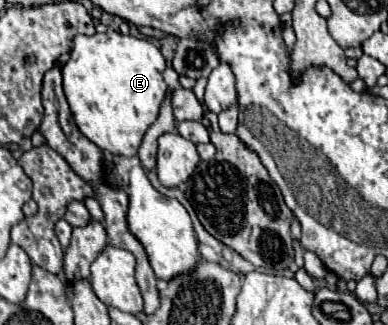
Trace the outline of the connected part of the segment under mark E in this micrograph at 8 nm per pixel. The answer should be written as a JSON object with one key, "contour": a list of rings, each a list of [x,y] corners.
{"contour":[[[115,30],[75,36],[61,76],[71,116],[81,134],[109,154],[135,156],[145,130],[155,122],[167,94],[167,84],[161,76],[163,70],[163,54],[145,38],[125,36]]]}

